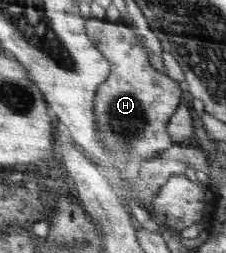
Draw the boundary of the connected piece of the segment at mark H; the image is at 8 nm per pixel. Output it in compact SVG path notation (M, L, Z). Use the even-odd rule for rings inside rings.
M90 17L85 21L85 31L90 42L106 57L110 65L111 73L96 90L93 104L97 135L101 143L105 144L105 150L121 162L141 164L144 160L154 158L159 152L170 148L174 142L169 137L167 124L180 104L182 91L178 82L152 67L147 51L139 44L135 32L125 22Z

